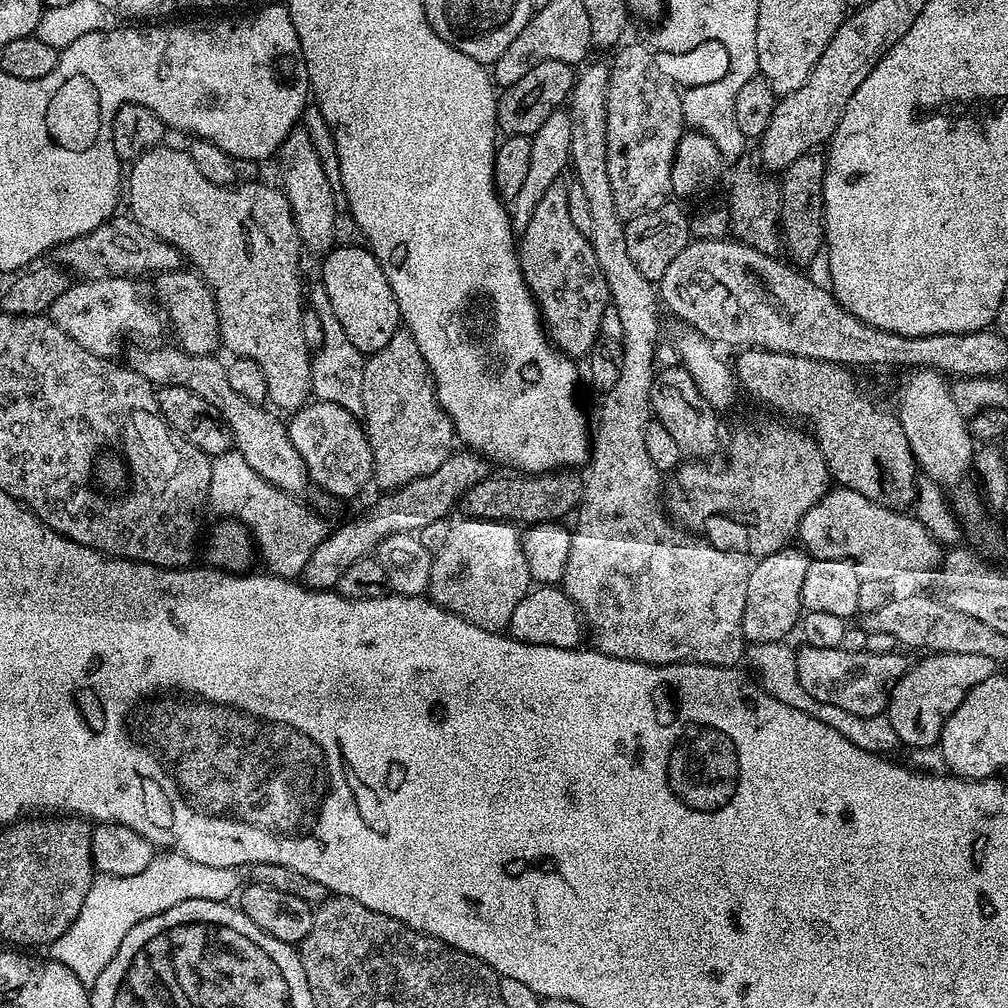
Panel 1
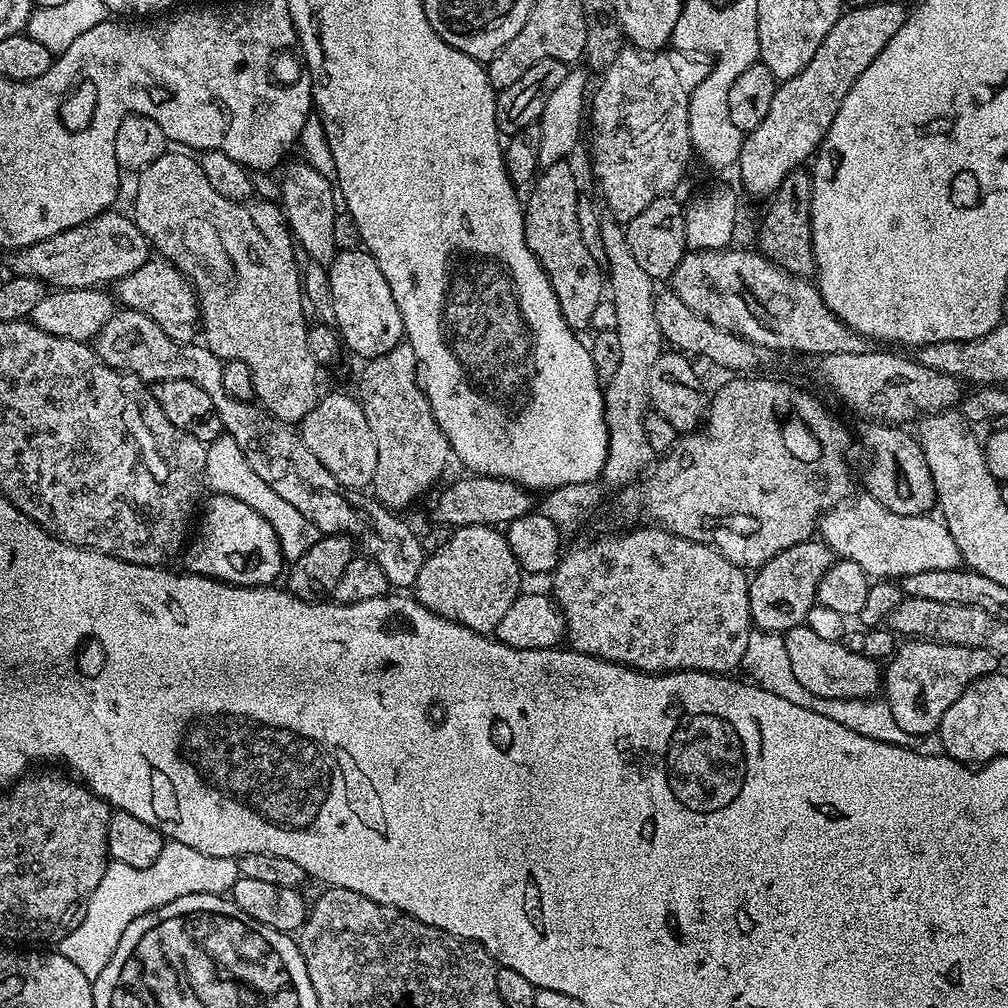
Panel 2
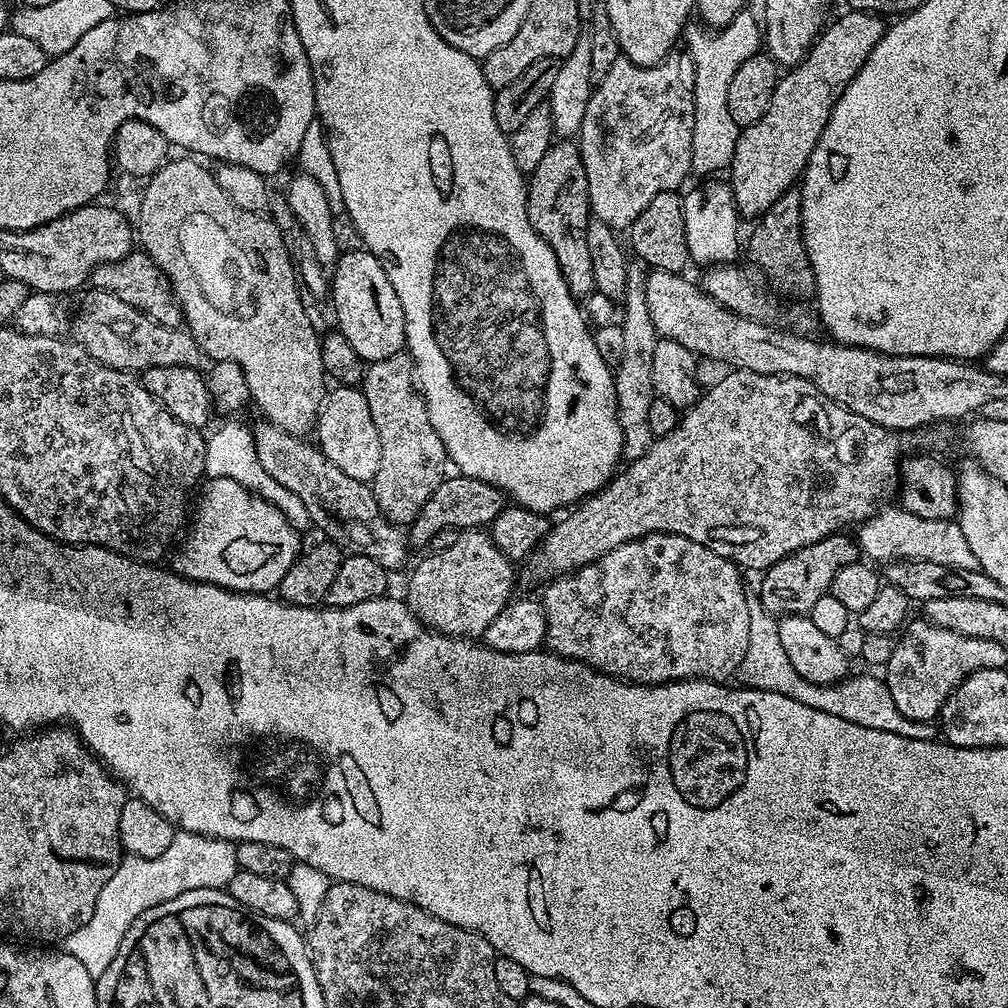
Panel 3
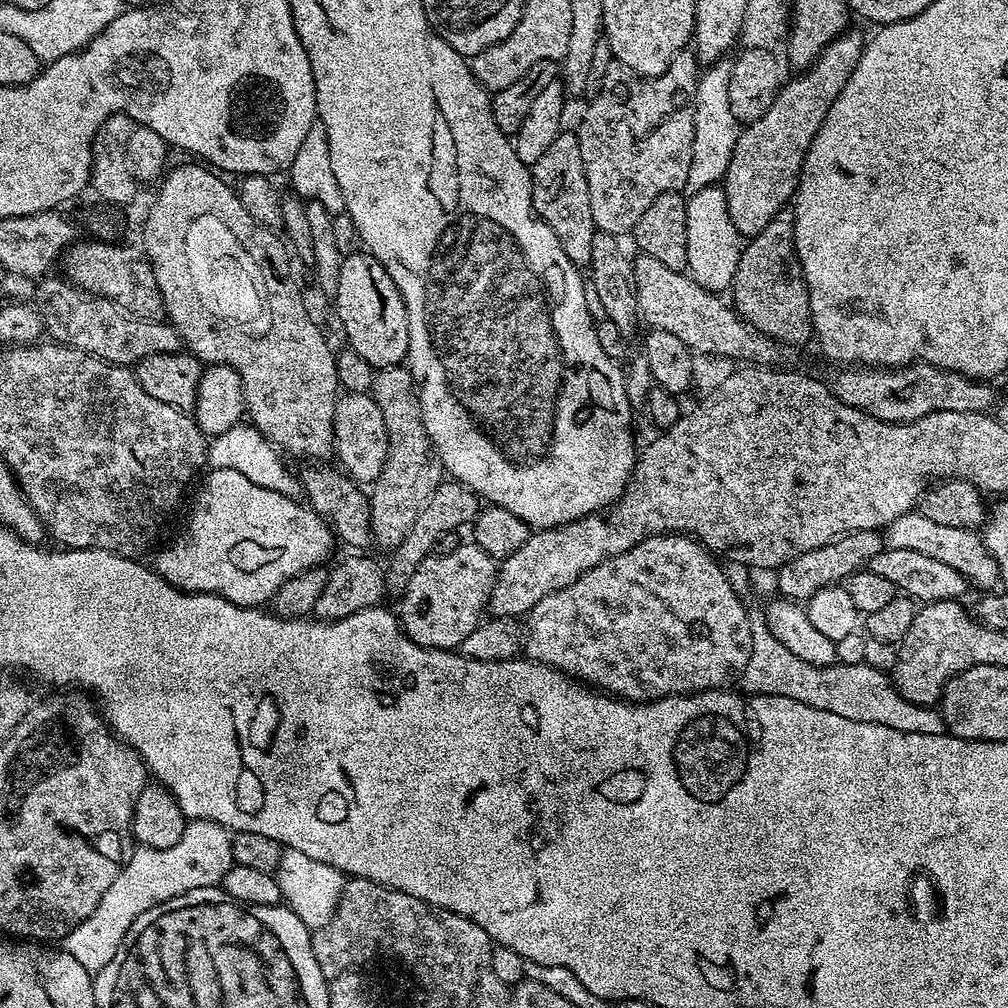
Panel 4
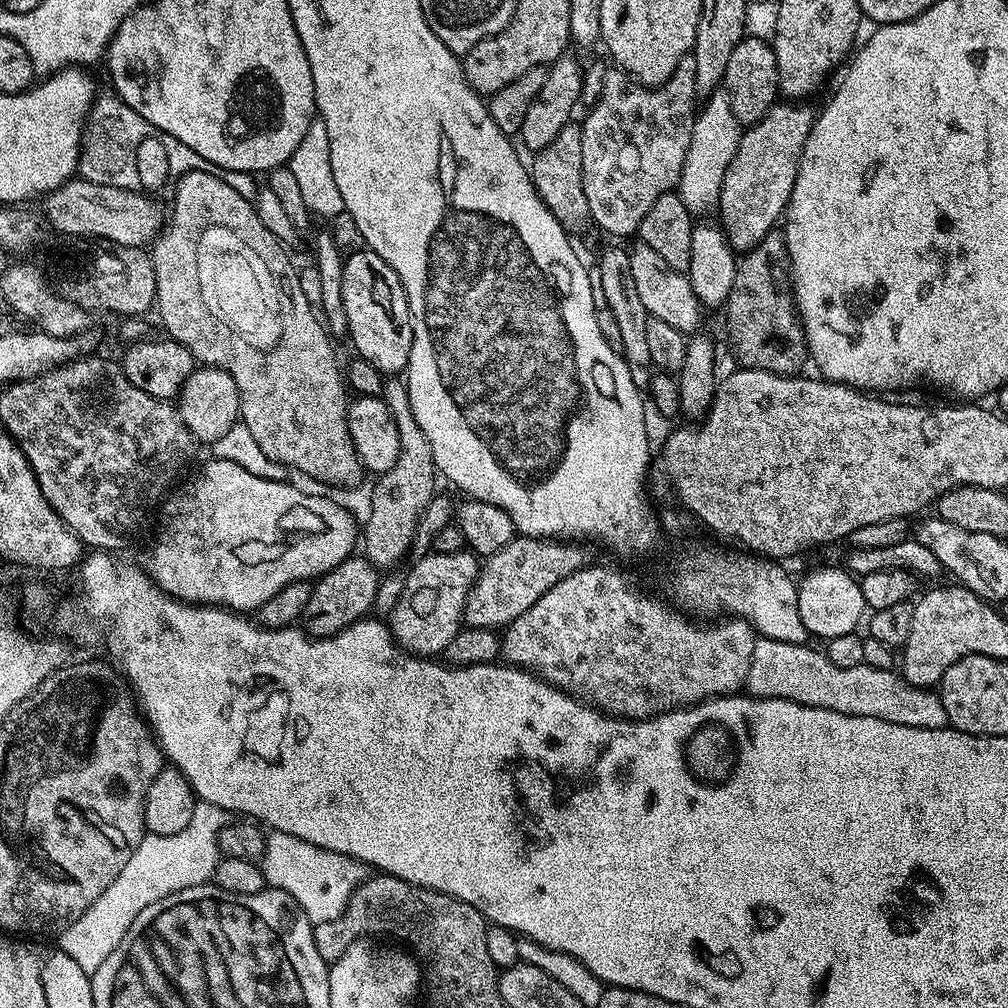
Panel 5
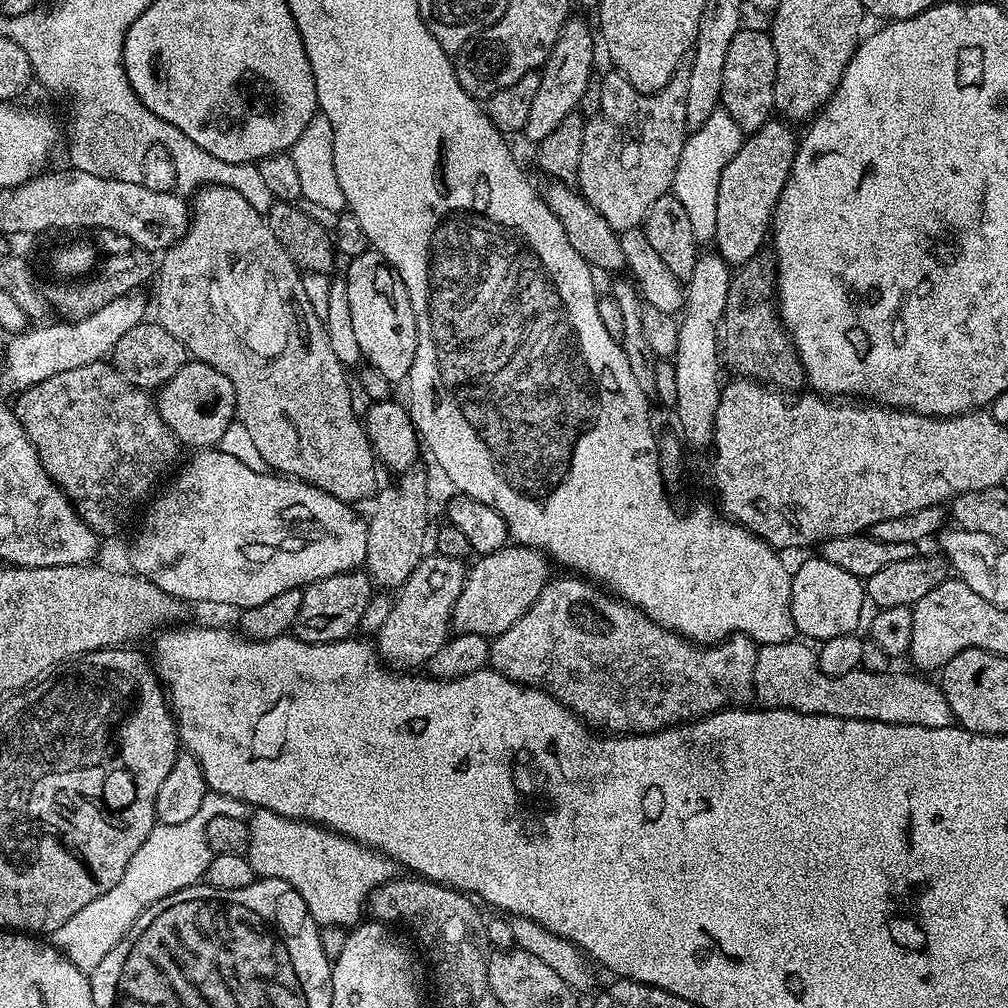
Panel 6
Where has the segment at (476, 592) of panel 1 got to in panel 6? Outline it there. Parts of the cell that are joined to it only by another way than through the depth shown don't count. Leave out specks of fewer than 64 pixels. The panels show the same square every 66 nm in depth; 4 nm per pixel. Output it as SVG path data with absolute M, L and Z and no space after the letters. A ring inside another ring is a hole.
M435 554L425 555L414 570L414 574L410 574L408 581L400 585L395 593L394 610L388 615L387 621L382 625L382 630L378 630L374 637L375 651L385 665L396 670L416 670L419 669L416 668L419 664L420 667L427 665L428 660L434 658L438 650L442 650L442 646L450 639L454 602L458 602L458 594L462 594L465 575L465 561Z

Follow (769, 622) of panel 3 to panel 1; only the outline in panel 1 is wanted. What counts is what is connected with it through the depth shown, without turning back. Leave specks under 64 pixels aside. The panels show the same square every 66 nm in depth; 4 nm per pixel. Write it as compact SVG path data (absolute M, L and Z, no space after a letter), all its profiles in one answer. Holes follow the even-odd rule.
M775 640L774 642L762 642L753 644L747 649L747 663L752 663L751 671L756 671L755 679L761 688L768 692L778 702L786 702L786 706L794 706L814 718L818 722L826 722L834 730L845 736L856 746L862 746L862 750L867 752L879 752L881 754L892 754L895 748L901 747L898 734L894 734L894 726L890 726L887 715L859 716L852 714L850 710L842 710L842 706L830 706L830 702L818 702L818 698L810 698L806 690L798 682L798 666L796 665L796 652L787 648L787 643Z

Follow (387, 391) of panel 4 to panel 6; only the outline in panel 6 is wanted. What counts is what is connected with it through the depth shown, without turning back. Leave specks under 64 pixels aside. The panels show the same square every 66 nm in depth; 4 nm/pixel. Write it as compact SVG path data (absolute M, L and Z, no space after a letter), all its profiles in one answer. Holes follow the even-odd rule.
M418 471L404 472L397 484L392 484L389 488L381 487L375 493L376 505L372 508L372 516L367 517L368 533L366 534L366 558L363 567L372 577L373 585L377 589L399 589L400 585L408 581L408 576L414 574L414 570L426 555L424 535L428 532L428 480Z

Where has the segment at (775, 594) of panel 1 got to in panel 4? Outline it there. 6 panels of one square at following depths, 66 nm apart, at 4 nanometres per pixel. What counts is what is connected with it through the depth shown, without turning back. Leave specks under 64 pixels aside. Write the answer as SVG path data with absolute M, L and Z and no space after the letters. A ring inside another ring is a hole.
M874 528L835 536L833 540L826 542L826 546L806 550L798 554L798 558L783 564L775 573L776 588L780 591L777 593L790 600L807 602L818 590L839 585L854 573L867 569L870 558L874 558L874 554L885 551L885 548L885 537Z

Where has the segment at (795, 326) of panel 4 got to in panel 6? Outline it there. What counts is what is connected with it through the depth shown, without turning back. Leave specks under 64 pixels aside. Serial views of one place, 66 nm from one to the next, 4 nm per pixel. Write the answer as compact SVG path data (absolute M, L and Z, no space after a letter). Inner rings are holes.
M761 250L750 262L732 272L730 294L726 294L726 310L718 335L723 367L727 371L729 368L733 377L755 380L785 394L799 393L805 387L806 373L800 352L780 318L776 258L771 251Z

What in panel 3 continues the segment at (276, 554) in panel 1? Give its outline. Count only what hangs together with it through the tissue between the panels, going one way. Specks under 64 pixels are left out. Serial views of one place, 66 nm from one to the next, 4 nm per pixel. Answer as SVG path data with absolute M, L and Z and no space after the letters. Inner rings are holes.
M224 424L221 428L214 428L207 433L204 441L204 476L230 478L246 486L246 490L250 490L255 496L261 496L263 500L273 504L291 524L296 525L297 529L304 530L304 527L309 527L310 521L306 514L306 506L302 506L298 494L292 494L290 490L286 490L282 482L274 482L274 478L270 478L270 474L266 471L266 466L258 462L258 450L254 446L251 427L246 424L245 426Z

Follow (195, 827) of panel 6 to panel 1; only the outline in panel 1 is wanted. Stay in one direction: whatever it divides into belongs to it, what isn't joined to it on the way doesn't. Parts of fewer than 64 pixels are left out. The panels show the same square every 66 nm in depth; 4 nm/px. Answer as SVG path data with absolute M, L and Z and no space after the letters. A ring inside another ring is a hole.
M171 850L153 855L150 866L146 866L142 874L97 875L70 930L66 930L62 938L52 941L51 959L66 966L84 985L91 986L96 983L102 970L110 966L110 958L118 954L122 938L126 938L126 934L130 934L138 922L154 918L154 914L162 914L162 910L170 910L170 906L178 906L178 902L190 902L194 898L231 901L241 891L240 876L241 873L235 868L206 866Z

